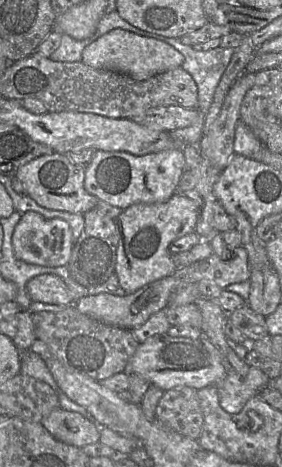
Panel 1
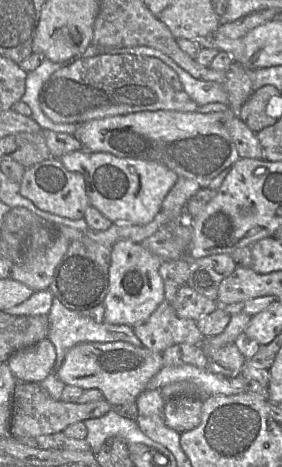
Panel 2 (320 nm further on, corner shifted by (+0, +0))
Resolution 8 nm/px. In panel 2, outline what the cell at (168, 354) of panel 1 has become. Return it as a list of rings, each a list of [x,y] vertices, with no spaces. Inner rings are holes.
[[[123,341],[81,343],[68,350],[55,375],[65,384],[99,389],[114,408],[136,401],[147,384],[164,366],[162,353]]]

